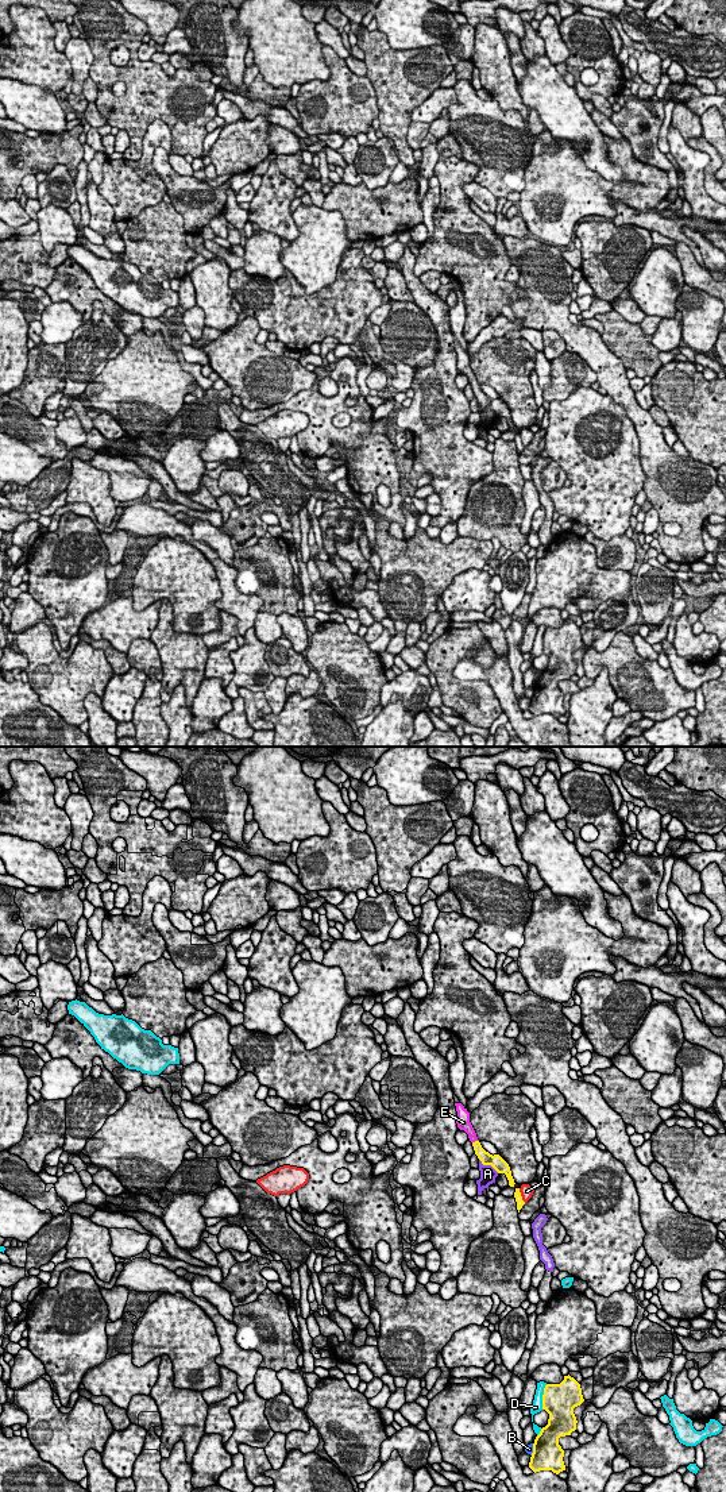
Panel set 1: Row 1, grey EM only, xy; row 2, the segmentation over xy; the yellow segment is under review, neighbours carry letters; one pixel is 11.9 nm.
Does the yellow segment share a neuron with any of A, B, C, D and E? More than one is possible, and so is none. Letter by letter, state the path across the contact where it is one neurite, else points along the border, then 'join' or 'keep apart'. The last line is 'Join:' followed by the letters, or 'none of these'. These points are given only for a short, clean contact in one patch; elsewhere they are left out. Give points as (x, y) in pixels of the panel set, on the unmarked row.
A: border xy (479, 403), (483, 408), (490, 408), (498, 416); keep apart
B: keep apart
C: border xy (518, 432), (525, 446); keep apart
D: keep apart
E: way xy (486, 403), (475, 385), (464, 367); join
Join: E

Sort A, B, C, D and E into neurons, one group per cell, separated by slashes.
A / B / C / D / E

